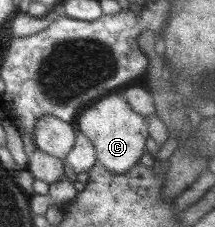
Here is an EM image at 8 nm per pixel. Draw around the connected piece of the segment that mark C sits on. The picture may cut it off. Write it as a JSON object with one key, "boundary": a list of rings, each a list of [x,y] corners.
{"boundary":[[[121,89],[111,91],[77,114],[75,128],[91,141],[96,152],[96,160],[103,168],[123,174],[127,172],[145,152],[145,140],[149,137],[144,117],[135,114],[123,98]]]}

